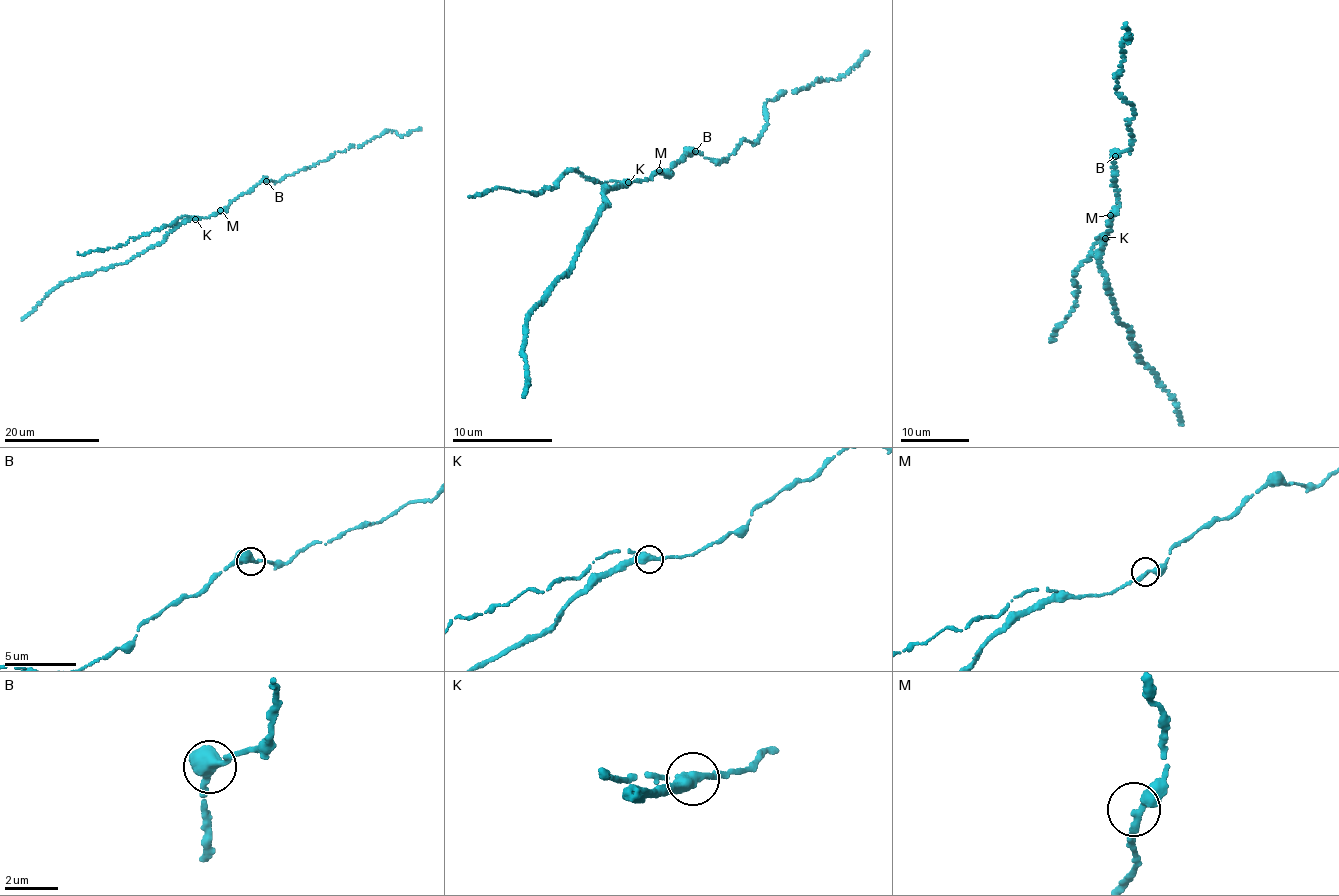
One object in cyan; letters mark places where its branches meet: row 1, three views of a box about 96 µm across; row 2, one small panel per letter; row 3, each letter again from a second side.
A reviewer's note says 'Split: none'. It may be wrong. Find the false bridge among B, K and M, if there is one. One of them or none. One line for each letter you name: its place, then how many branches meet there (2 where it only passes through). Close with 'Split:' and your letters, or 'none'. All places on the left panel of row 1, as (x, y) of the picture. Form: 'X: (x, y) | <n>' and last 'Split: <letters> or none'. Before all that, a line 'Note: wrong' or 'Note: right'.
Note: wrong
K: (195, 219) | 3
Split: K

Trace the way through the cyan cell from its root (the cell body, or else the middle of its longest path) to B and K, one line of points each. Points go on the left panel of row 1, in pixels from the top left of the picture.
B: (221, 212), (238, 196), (266, 181)
K: (221, 212), (194, 219)

